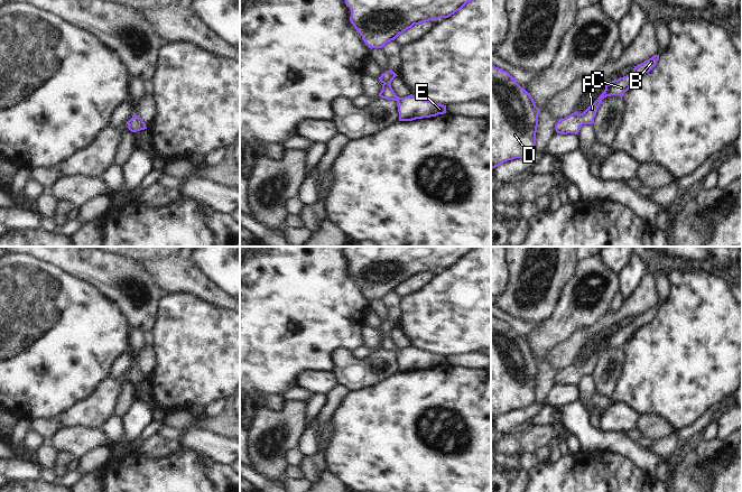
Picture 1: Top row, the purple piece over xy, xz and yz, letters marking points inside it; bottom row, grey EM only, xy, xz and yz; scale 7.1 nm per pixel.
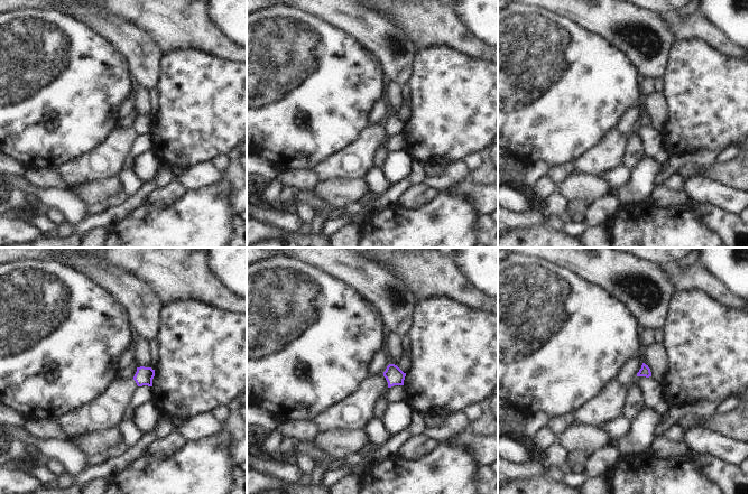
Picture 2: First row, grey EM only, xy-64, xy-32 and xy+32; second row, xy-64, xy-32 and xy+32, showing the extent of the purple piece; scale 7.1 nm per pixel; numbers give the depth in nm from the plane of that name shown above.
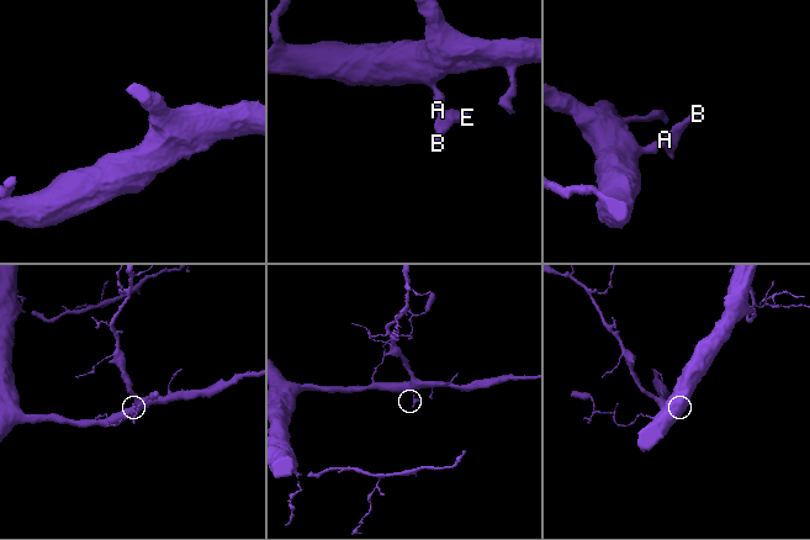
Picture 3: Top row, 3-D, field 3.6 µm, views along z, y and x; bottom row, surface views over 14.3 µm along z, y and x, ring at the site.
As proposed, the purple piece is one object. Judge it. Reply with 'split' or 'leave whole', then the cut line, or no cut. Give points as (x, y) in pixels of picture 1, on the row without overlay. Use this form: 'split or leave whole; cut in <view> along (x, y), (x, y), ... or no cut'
leave whole; no cut

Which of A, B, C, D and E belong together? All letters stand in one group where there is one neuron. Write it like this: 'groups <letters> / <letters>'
groups A B C D E

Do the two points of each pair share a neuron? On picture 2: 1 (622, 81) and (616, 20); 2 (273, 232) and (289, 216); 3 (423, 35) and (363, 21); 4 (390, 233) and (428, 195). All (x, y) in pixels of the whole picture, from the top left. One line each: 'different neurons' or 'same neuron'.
1: different neurons
2: different neurons
3: different neurons
4: different neurons

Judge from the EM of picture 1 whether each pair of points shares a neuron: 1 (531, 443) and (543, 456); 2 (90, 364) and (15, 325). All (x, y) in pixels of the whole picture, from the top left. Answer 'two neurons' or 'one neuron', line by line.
1: two neurons
2: one neuron

